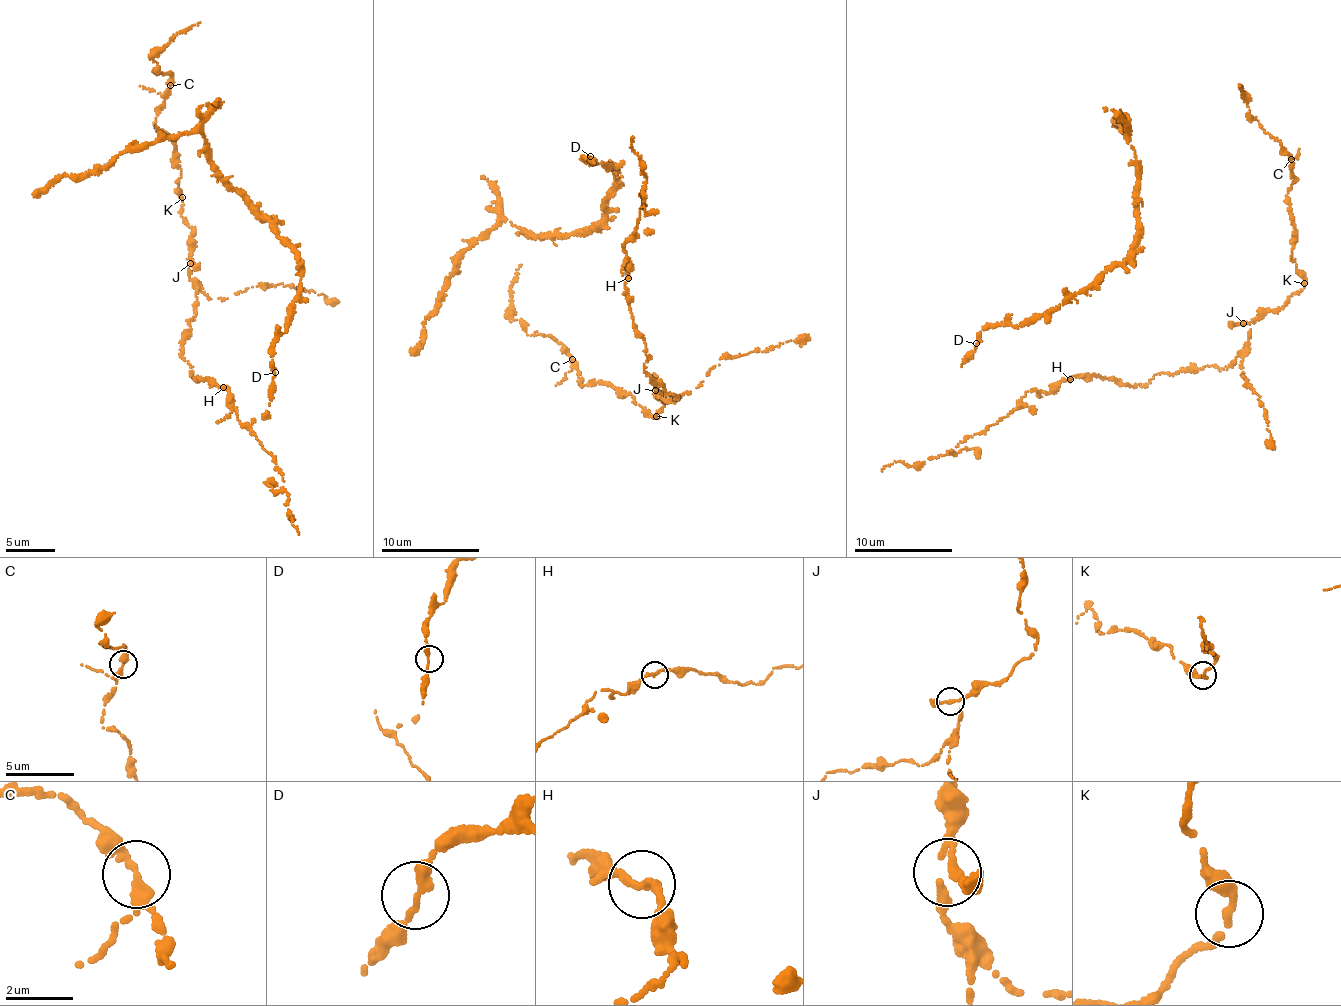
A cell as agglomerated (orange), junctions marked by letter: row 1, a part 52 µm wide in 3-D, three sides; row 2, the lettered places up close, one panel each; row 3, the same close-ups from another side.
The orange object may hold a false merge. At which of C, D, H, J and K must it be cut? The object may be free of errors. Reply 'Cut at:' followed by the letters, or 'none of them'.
Cut at: none of them

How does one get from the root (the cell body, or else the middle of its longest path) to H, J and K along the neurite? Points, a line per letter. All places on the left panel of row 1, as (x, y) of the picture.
H: (237, 417), (227, 397), (229, 390), (223, 387)
J: (237, 417), (229, 390), (208, 377), (195, 378), (179, 356), (197, 299), (190, 255), (190, 263)
K: (237, 417), (229, 390), (195, 378), (179, 356), (197, 299), (187, 259), (193, 227), (180, 213), (182, 197)

